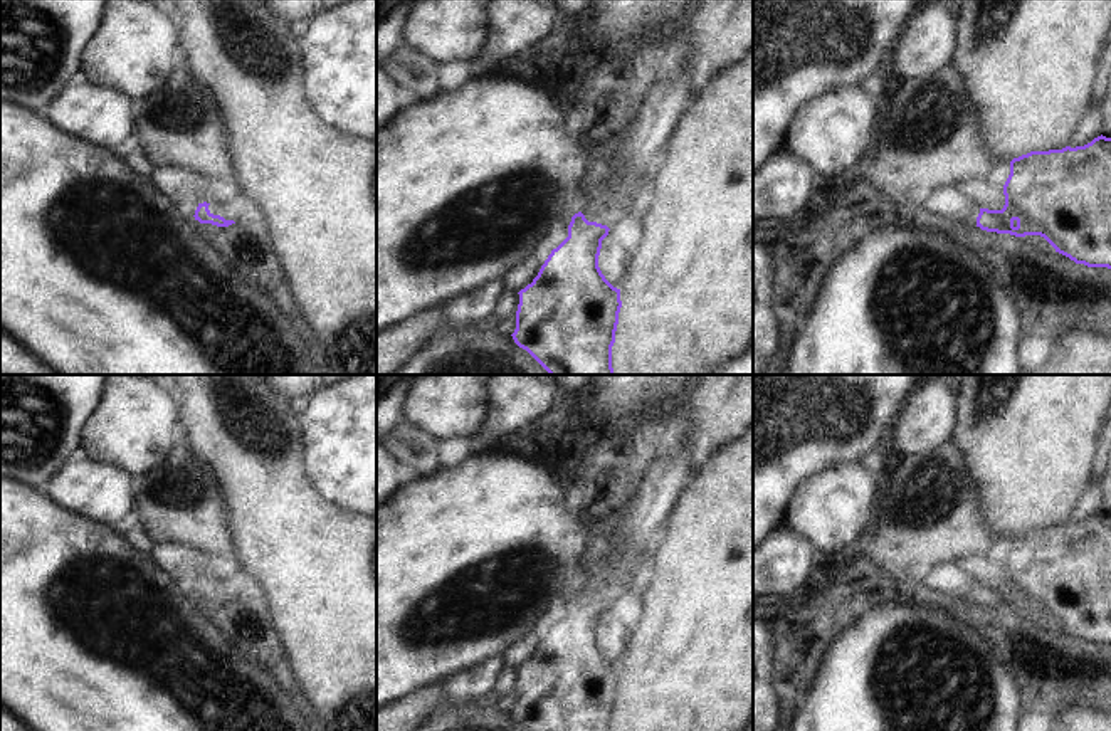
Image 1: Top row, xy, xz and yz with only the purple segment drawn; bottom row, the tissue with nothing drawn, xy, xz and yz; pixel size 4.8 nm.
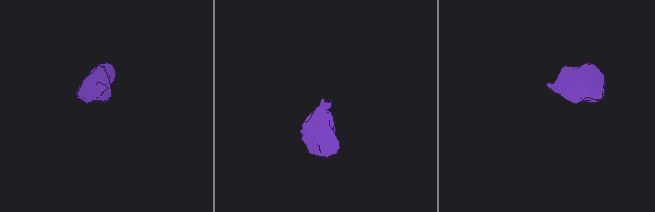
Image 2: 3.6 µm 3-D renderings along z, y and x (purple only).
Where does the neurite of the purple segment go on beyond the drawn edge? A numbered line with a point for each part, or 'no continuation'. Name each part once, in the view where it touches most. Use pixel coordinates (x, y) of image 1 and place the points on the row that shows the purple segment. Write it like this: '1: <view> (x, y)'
1: xy (232, 210)

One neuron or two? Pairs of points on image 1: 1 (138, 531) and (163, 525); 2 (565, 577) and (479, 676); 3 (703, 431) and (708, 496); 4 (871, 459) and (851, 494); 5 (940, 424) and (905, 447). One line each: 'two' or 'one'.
1: two
2: two
3: two
4: two
5: one

